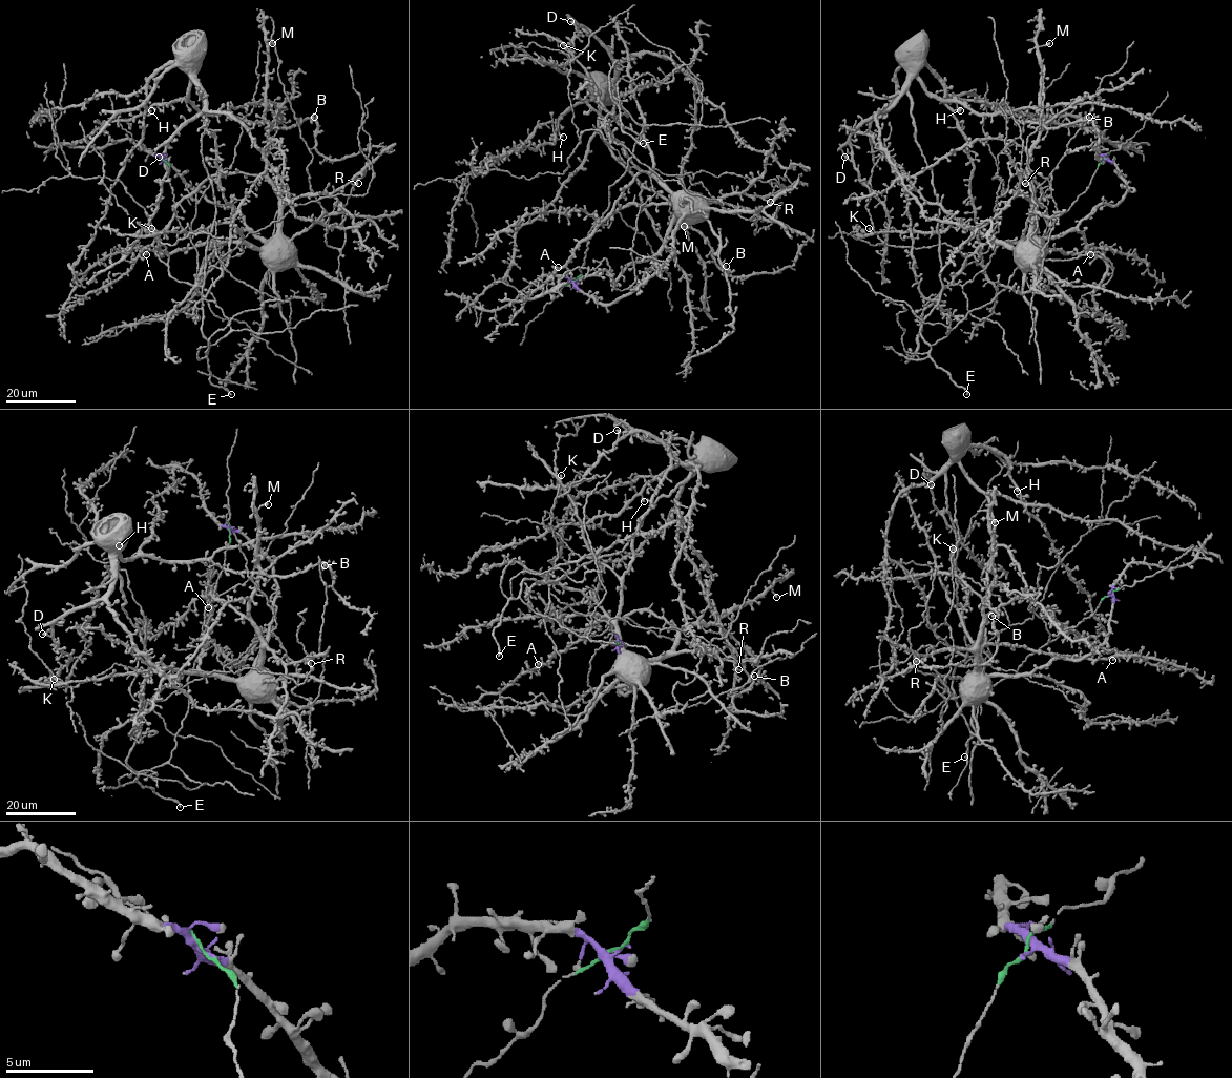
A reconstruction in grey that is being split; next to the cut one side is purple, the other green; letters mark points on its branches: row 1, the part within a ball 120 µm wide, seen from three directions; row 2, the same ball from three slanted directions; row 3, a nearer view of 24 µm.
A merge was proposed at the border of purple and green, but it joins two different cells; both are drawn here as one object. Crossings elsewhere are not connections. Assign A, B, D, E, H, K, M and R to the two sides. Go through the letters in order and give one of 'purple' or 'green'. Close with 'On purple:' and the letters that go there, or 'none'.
A: purple
B: green
D: green
E: green
H: green
K: purple
M: purple
R: purple
On purple: A, K, M, R

